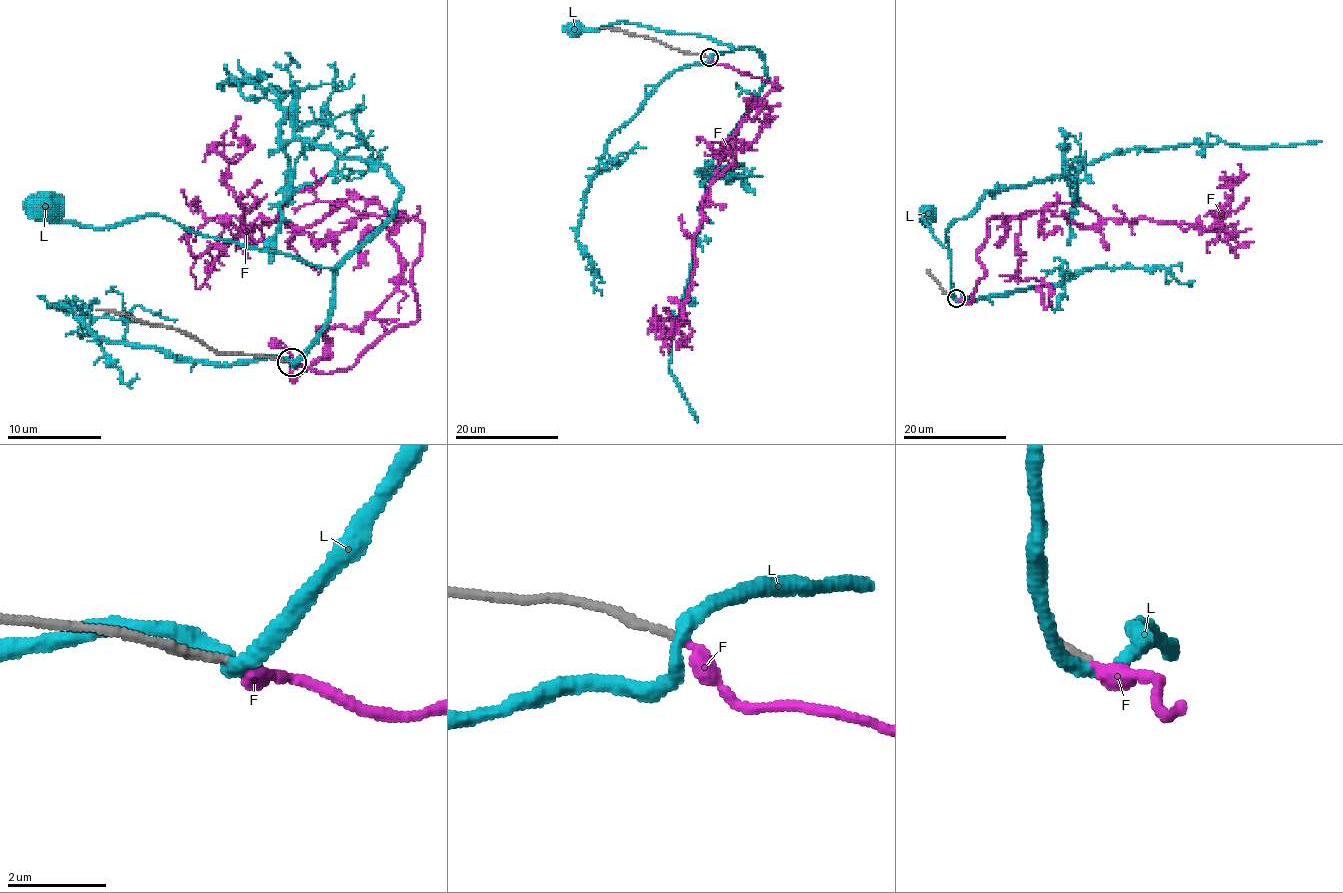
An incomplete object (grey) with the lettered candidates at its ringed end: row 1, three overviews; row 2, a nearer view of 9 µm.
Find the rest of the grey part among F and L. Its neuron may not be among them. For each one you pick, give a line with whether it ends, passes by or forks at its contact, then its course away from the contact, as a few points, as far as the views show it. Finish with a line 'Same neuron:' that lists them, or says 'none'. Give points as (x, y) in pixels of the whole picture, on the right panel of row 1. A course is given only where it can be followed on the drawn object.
F: It ends there. Its course: (956, 299), (986, 275), (990, 218), (1069, 203), (1210, 228), (1238, 163)
Same neuron: F

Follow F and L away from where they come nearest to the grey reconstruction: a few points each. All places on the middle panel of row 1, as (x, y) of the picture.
F: (709, 57), (778, 87), (775, 78), (780, 88), (719, 150), (673, 330), (681, 339)
L: (709, 56), (731, 51), (730, 45), (696, 34), (660, 31), (618, 21), (599, 27), (576, 29)

